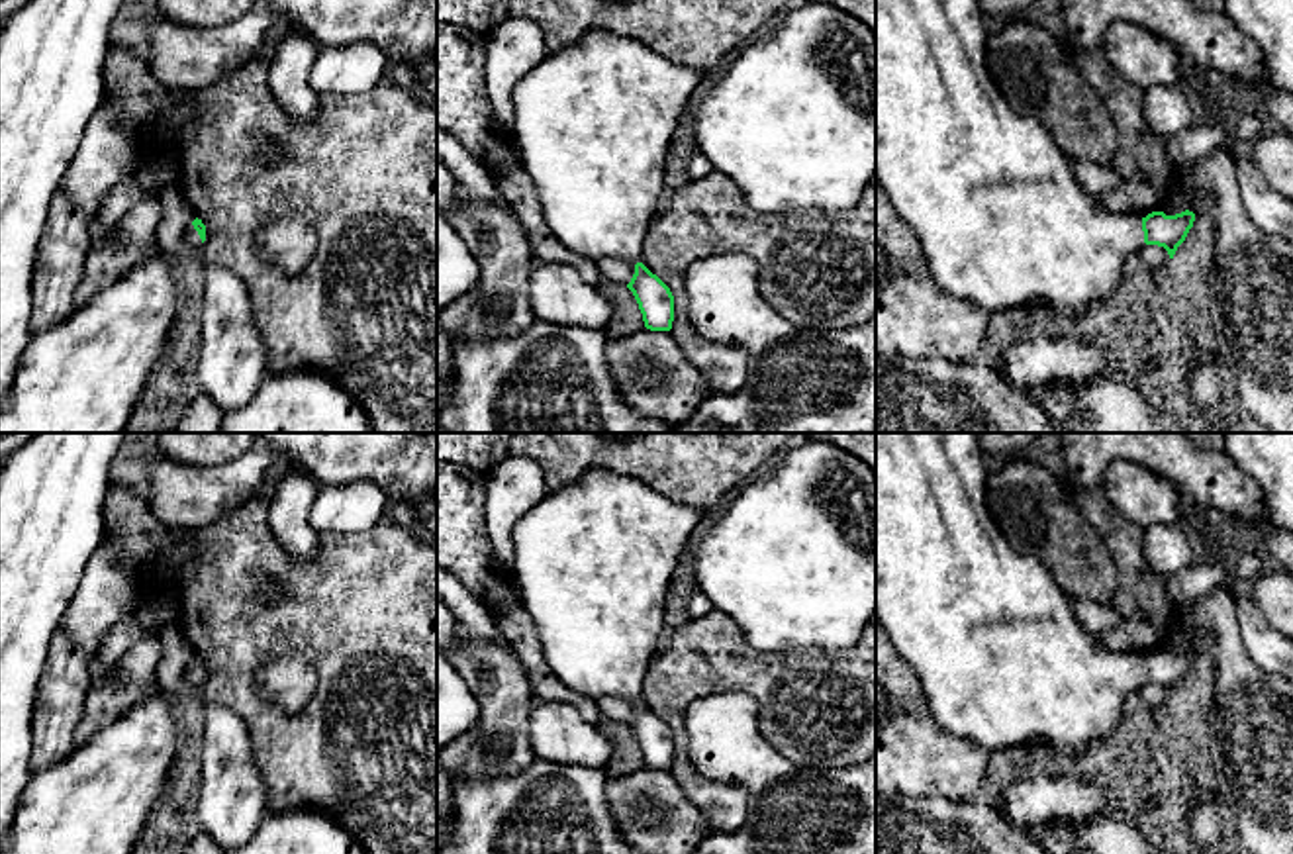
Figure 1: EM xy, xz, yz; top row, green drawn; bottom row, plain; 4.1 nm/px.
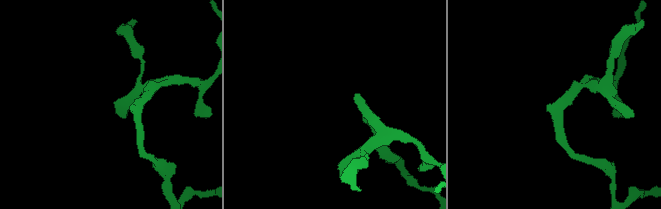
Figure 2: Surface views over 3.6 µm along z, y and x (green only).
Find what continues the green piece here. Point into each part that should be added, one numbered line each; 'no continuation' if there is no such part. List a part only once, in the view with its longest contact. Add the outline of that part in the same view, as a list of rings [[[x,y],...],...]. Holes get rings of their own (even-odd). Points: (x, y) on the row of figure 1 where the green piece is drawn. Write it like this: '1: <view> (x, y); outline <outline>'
1: yz (1004, 222); outline [[[876,0],[876,178],[895,214],[921,241],[931,276],[944,294],[966,300],[987,315],[1036,304],[1052,317],[1078,319],[1093,302],[1111,296],[1121,286],[1125,261],[1146,245],[1142,217],[1103,210],[1099,198],[1078,182],[1070,159],[1050,131],[1038,119],[1009,106],[985,65],[989,31],[991,22],[980,0]]]

